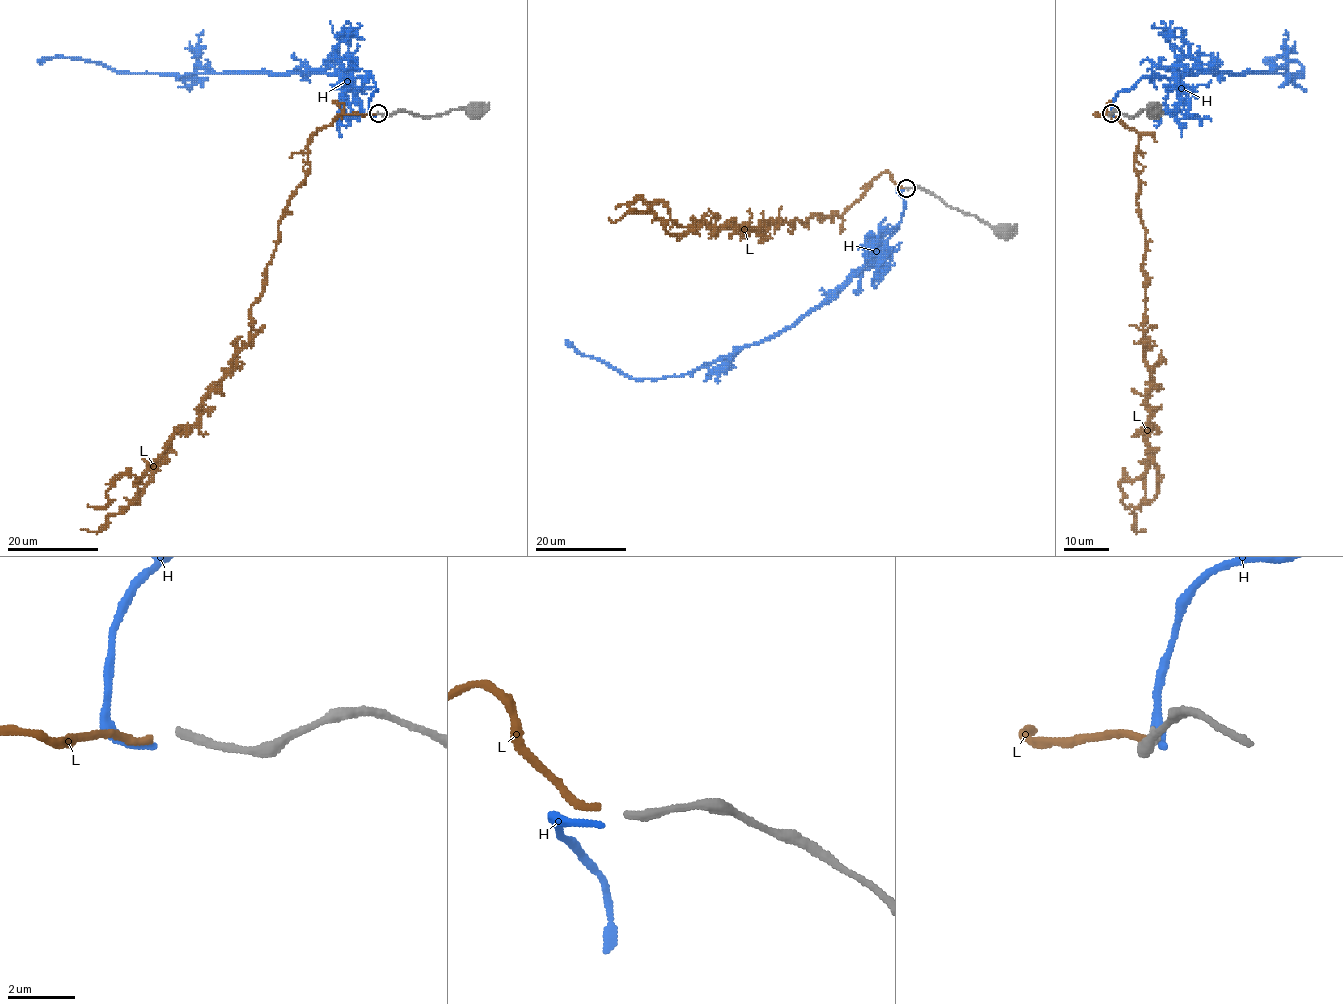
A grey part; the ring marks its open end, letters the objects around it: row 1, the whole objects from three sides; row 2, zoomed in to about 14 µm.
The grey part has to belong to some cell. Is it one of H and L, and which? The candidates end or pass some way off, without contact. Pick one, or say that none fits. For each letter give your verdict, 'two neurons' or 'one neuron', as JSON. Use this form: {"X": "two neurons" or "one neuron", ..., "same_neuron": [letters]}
{"H": "two neurons", "L": "two neurons", "same_neuron": []}

